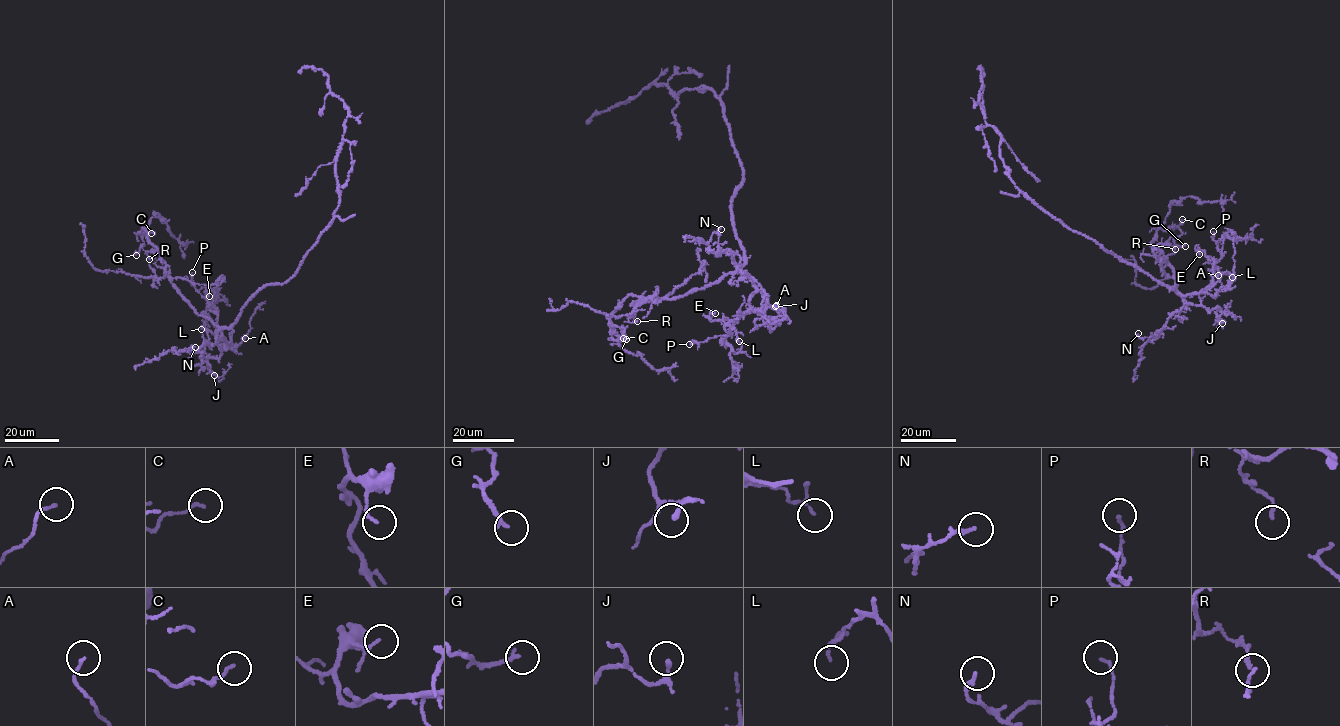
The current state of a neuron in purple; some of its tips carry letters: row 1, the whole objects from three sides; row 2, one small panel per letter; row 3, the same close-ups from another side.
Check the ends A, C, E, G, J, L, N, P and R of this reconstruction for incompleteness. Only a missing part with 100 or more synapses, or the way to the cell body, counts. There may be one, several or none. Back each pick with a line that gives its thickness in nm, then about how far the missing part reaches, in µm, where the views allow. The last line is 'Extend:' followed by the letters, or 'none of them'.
Extend: none of them

